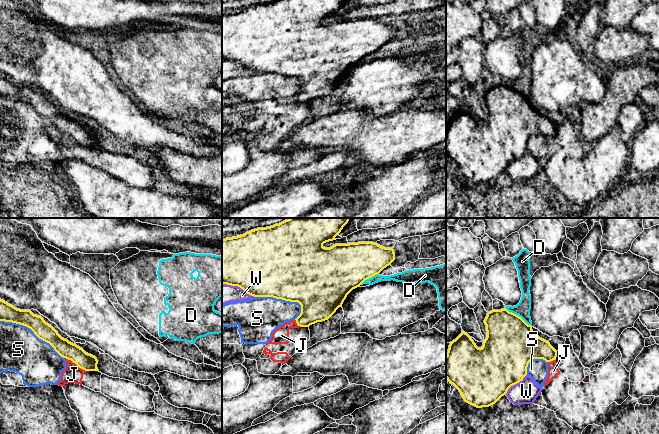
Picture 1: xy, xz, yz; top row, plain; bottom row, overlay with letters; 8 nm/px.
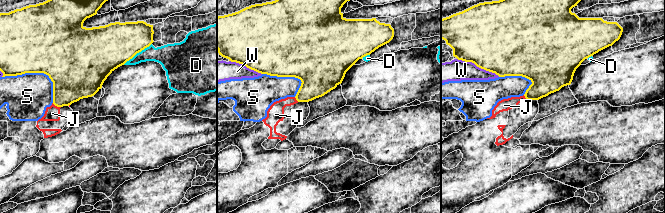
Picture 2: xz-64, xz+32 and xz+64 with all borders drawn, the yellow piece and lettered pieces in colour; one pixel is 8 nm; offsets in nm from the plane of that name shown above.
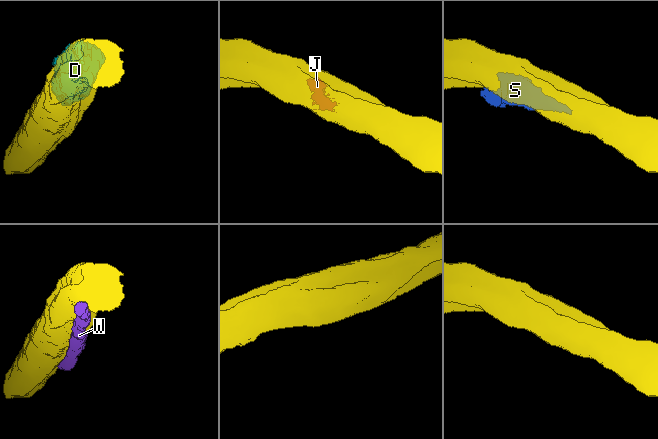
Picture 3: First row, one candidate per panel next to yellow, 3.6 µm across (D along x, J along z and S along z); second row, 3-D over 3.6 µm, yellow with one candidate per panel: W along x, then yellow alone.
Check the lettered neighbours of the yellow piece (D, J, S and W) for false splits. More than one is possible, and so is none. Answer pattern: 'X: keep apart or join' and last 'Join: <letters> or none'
D: keep apart
J: keep apart
S: keep apart
W: keep apart
Join: none

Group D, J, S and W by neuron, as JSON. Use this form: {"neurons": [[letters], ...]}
{"neurons": [["D"], ["J", "S"], ["W"]]}

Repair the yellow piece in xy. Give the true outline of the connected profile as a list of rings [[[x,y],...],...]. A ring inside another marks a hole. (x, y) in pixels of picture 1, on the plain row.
[[[0,75],[0,97],[12,98],[30,104],[39,115],[49,119],[61,133],[71,136],[79,144],[85,147],[99,147],[97,144],[98,136],[95,132],[86,129],[76,120],[62,114],[51,101],[44,97],[41,92],[34,91],[30,86],[17,85]]]

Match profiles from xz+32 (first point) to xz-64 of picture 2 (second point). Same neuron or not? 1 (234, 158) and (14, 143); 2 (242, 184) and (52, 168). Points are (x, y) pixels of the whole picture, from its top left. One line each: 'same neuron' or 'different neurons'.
1: same neuron
2: same neuron

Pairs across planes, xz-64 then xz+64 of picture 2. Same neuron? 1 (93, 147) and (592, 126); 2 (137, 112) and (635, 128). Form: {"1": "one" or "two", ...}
{"1": "one", "2": "two"}

